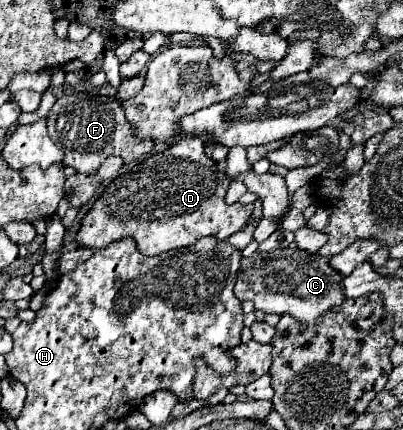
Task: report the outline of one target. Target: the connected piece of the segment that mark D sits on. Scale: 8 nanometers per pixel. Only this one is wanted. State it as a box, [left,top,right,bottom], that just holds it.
[76,138,252,256]

